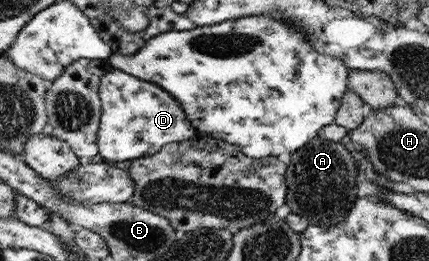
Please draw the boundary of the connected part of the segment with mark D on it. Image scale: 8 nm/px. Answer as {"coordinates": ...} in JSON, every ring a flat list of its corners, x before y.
{"coordinates":[[114,68,101,85,103,120,99,133,100,155,110,162,138,160,161,153,168,145,194,139,200,131,189,120,182,104,150,81]]}

